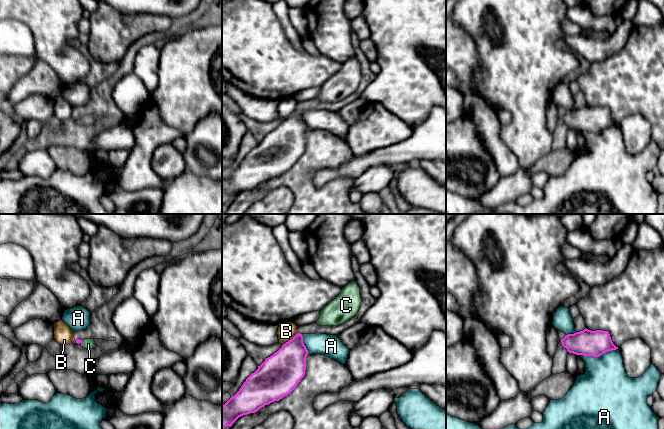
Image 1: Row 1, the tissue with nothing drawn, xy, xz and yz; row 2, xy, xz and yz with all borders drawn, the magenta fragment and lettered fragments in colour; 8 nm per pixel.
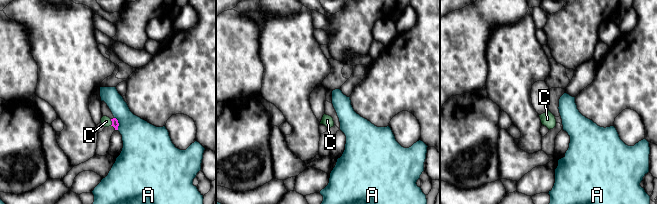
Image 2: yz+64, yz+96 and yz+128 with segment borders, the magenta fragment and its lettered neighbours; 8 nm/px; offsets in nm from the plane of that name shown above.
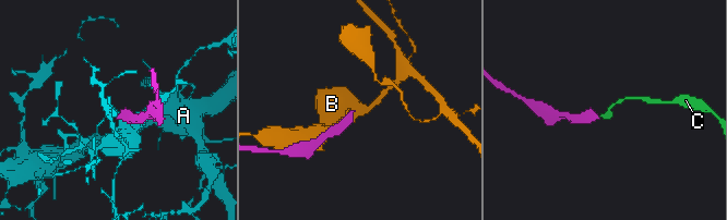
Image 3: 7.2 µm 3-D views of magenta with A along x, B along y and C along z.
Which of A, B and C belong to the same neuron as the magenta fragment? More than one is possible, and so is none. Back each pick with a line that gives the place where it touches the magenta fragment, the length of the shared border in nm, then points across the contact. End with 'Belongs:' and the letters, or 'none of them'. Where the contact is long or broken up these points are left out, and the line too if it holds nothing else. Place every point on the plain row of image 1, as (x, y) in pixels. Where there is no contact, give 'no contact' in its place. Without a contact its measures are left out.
C: contact xy (81, 119); length 50 nm; way xy (78, 116), (81, 119), (88, 120)
Belongs: C

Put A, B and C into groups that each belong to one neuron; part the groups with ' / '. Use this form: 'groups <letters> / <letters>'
groups A / B / C

